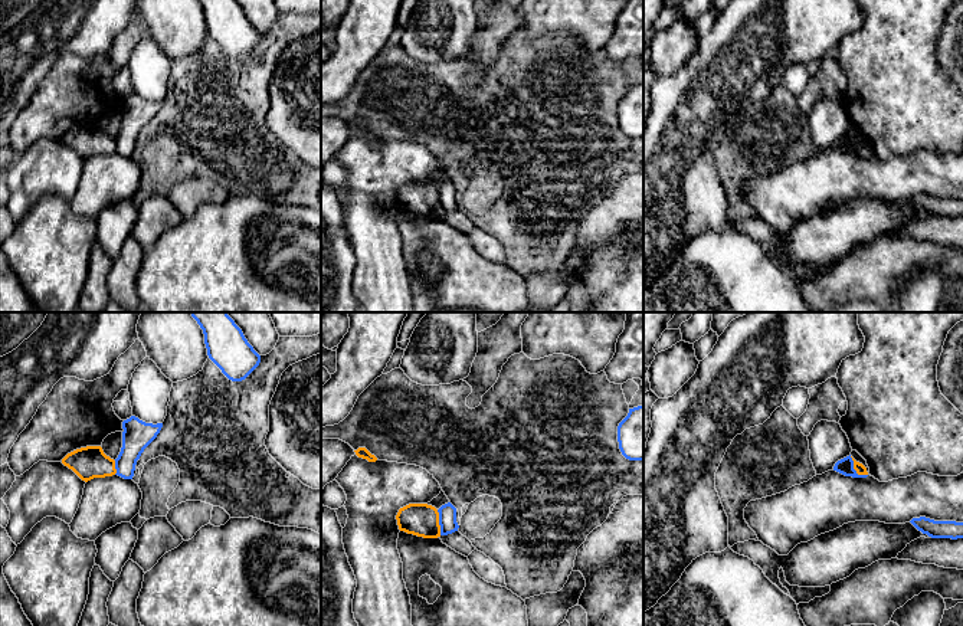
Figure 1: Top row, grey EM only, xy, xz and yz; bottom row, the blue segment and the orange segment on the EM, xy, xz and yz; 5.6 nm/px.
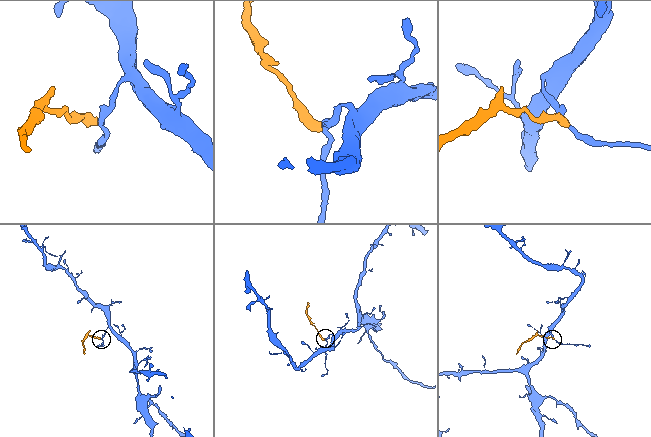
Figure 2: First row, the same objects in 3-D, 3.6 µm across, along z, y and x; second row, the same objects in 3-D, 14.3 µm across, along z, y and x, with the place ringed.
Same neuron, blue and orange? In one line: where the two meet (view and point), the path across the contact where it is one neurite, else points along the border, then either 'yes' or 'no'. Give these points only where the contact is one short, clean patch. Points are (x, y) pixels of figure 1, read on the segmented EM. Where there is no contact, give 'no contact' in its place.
meets blue in yz at (854, 469); border along yz (850, 456), (854, 469), (858, 474), (867, 475); no

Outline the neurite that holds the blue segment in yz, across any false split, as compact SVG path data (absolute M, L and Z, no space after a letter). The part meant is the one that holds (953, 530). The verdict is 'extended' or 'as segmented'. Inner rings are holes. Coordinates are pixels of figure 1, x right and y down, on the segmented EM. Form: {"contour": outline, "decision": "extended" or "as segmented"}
{"contour": "M926 517L913 518L910 522L931 538L963 538L963 522L934 521Z", "decision": "as segmented"}

